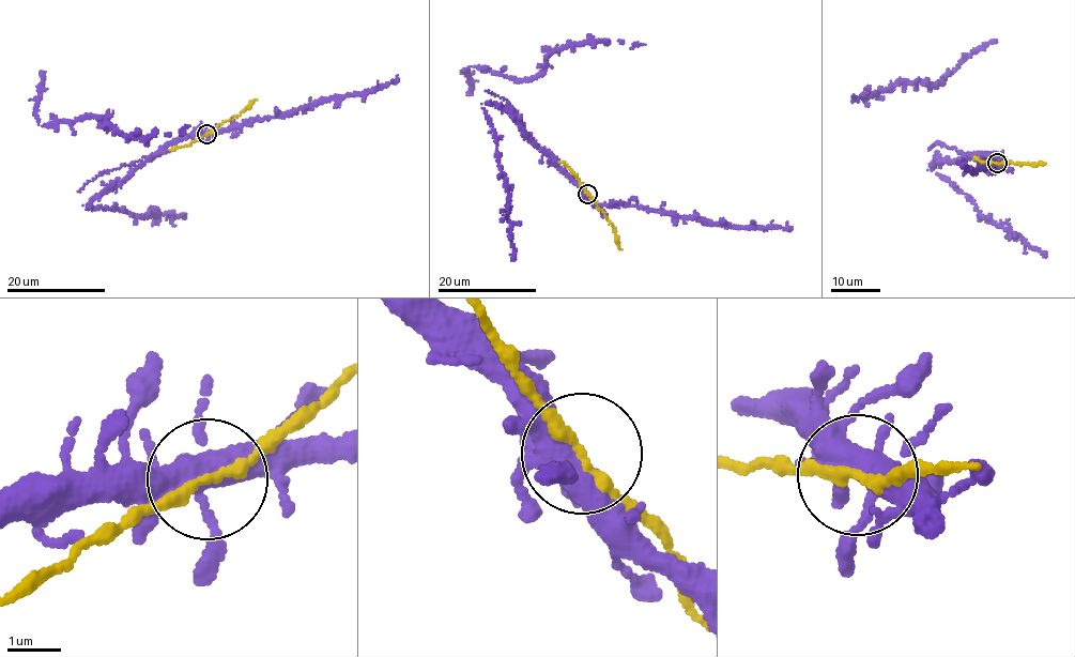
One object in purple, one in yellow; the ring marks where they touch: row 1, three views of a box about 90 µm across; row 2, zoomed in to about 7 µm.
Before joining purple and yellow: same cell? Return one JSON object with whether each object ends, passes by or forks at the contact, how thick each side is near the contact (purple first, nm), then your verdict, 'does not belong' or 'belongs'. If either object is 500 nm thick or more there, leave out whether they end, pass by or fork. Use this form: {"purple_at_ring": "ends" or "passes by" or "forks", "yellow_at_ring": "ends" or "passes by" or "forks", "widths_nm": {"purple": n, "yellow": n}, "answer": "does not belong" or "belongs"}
{"purple_at_ring": "forks", "yellow_at_ring": "passes by", "widths_nm": {"purple": 400, "yellow": 200}, "answer": "belongs"}

